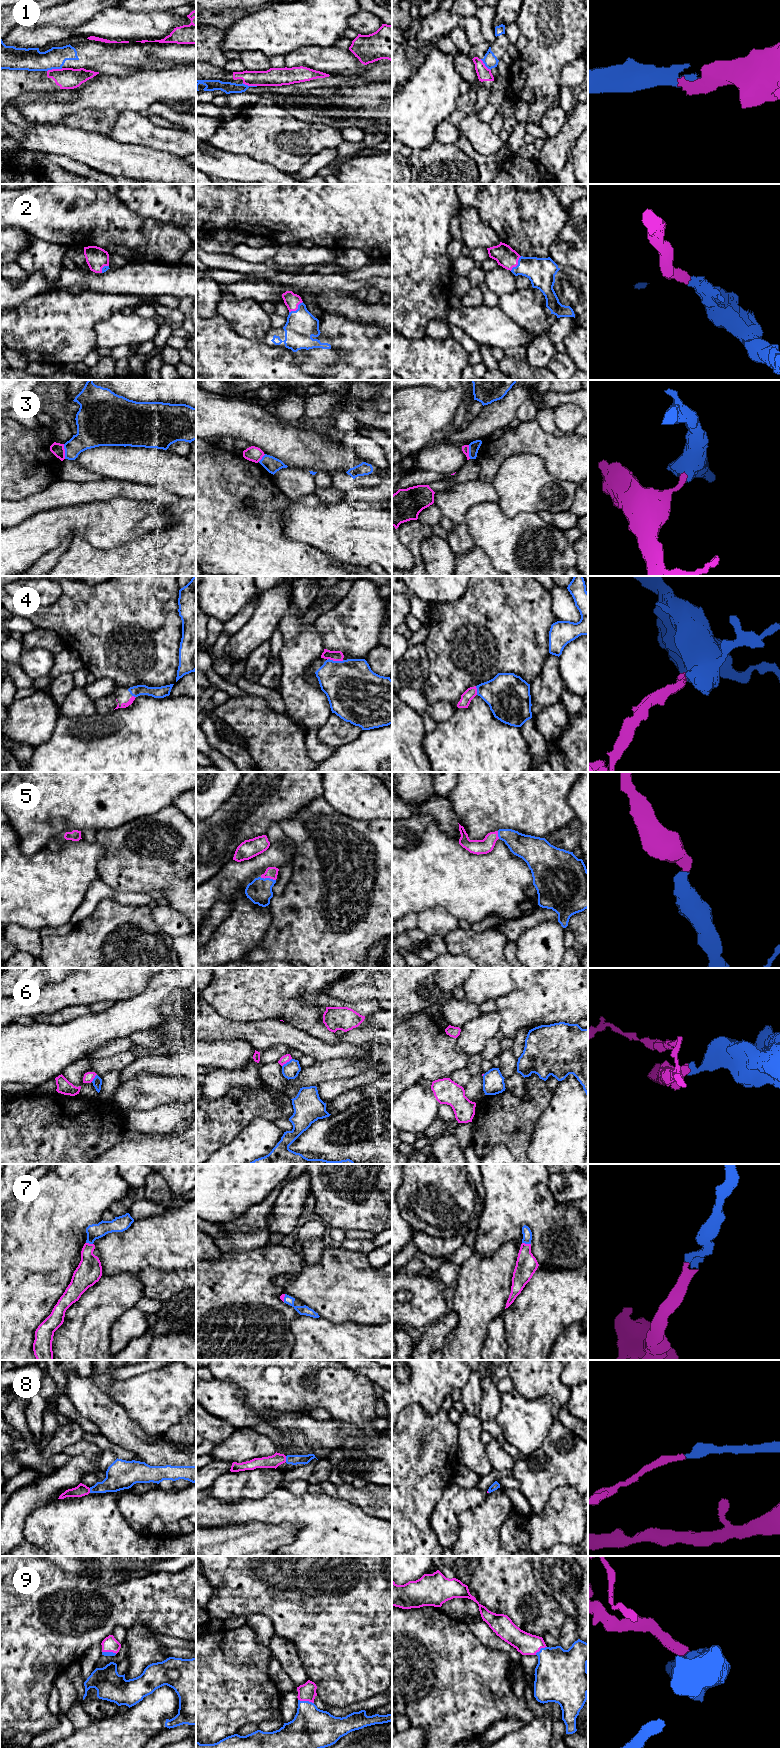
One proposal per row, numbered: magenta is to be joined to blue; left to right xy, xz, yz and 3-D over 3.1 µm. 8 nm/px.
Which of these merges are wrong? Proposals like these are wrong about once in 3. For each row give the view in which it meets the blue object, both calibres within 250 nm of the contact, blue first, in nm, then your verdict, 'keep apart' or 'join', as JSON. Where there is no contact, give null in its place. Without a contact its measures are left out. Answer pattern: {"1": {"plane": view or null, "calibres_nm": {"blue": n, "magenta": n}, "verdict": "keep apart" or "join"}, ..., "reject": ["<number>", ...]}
{"1": {"plane": "xy", "calibres_nm": {"blue": 190, "magenta": 180}, "verdict": "keep apart"}, "2": {"plane": "xz", "calibres_nm": {"blue": 240, "magenta": 120}, "verdict": "join"}, "3": {"plane": "xy", "calibres_nm": {"blue": 220, "magenta": 100}, "verdict": "keep apart"}, "4": {"plane": "xz", "calibres_nm": {"blue": 420, "magenta": 80}, "verdict": "join"}, "5": {"plane": "xz", "calibres_nm": {"blue": 200, "magenta": 100}, "verdict": "join"}, "6": {"plane": "xz", "calibres_nm": {"blue": 140, "magenta": 70}, "verdict": "keep apart"}, "7": {"plane": "yz", "calibres_nm": {"blue": 80, "magenta": 170}, "verdict": "join"}, "8": {"plane": "xz", "calibres_nm": {"blue": 80, "magenta": 100}, "verdict": "join"}, "9": {"plane": "xz", "calibres_nm": {"blue": 320, "magenta": 140}, "verdict": "join"}, "reject": ["1", "3", "6"]}

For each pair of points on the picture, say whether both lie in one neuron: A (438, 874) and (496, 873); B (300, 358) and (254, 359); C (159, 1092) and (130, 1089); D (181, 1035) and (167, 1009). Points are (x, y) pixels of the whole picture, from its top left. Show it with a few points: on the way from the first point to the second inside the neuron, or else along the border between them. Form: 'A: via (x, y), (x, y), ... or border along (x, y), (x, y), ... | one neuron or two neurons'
A: via (452, 874), (482, 874) | one neuron
B: border along (294, 352), (294, 360), (302, 366), (302, 369) | two neurons
C: via (152, 1092), (137, 1091) | one neuron
D: via (181, 1029), (181, 1023), (173, 1015) | one neuron

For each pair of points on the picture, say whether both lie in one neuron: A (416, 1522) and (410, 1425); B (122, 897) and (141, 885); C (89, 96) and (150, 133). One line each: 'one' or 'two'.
A: one
B: two
C: two

